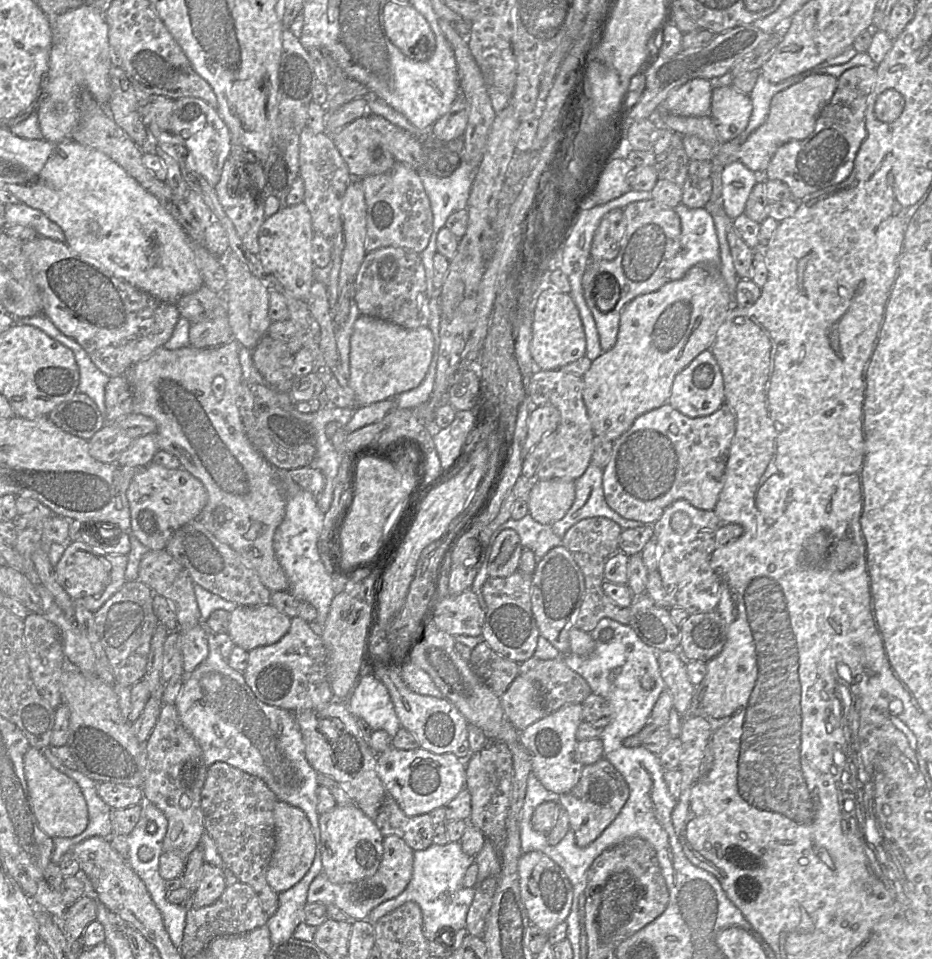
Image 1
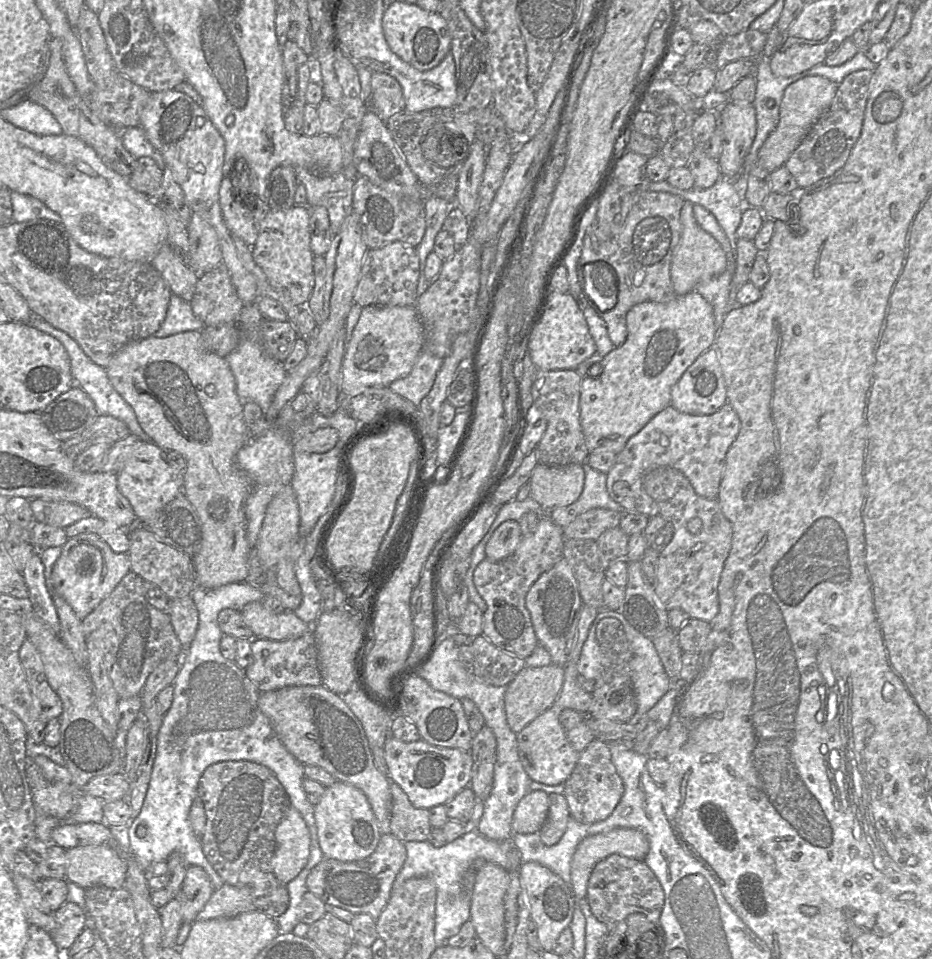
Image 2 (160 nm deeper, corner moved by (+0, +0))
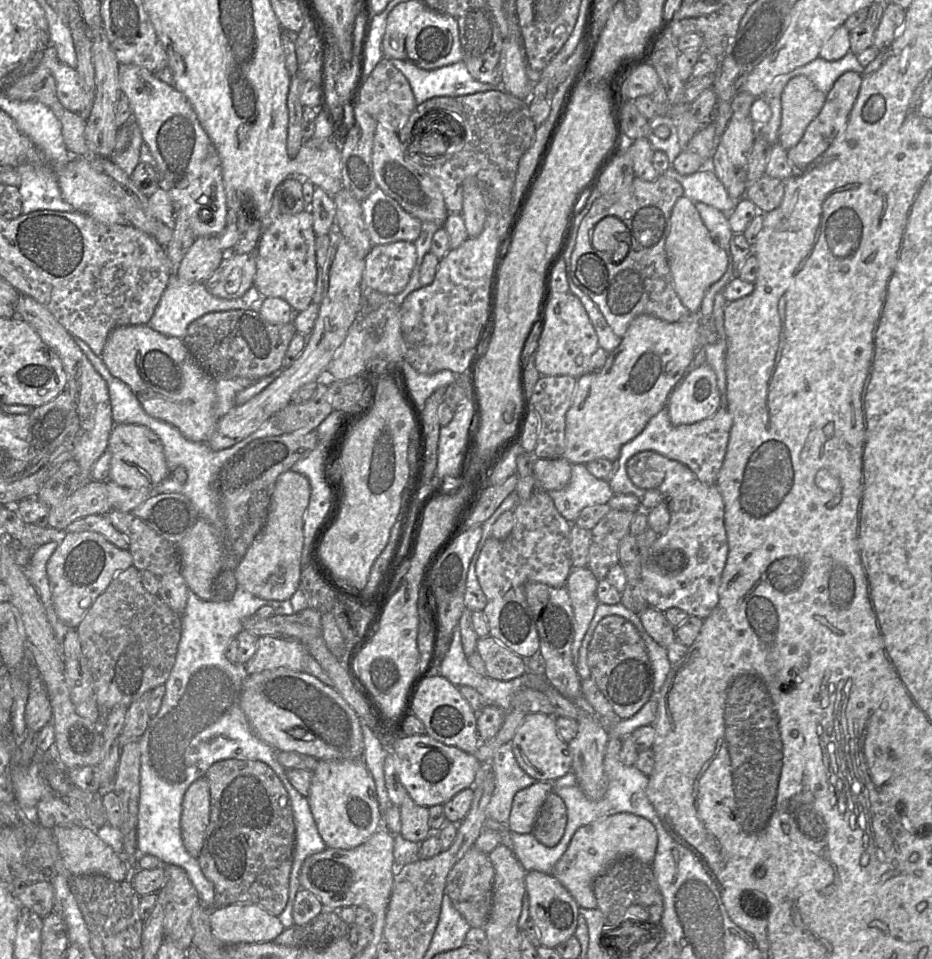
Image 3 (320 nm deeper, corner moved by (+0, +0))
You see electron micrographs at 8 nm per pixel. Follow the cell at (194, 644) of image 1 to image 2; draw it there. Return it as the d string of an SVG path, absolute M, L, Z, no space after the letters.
M187 596L170 601L168 613L184 653L193 641L198 628L198 611L192 597Z

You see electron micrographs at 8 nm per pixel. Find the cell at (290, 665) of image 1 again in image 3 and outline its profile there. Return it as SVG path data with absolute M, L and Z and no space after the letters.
M272 636L258 638L254 656L245 664L246 675L276 668L303 671L306 647L299 640L285 640Z

